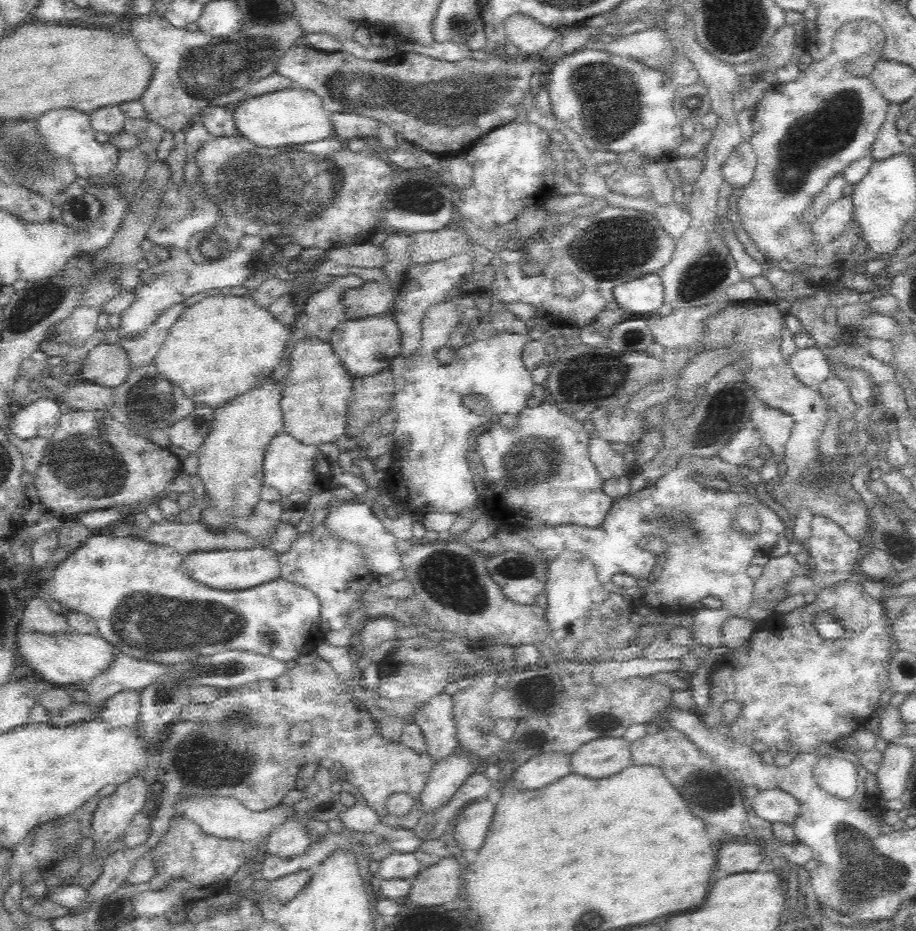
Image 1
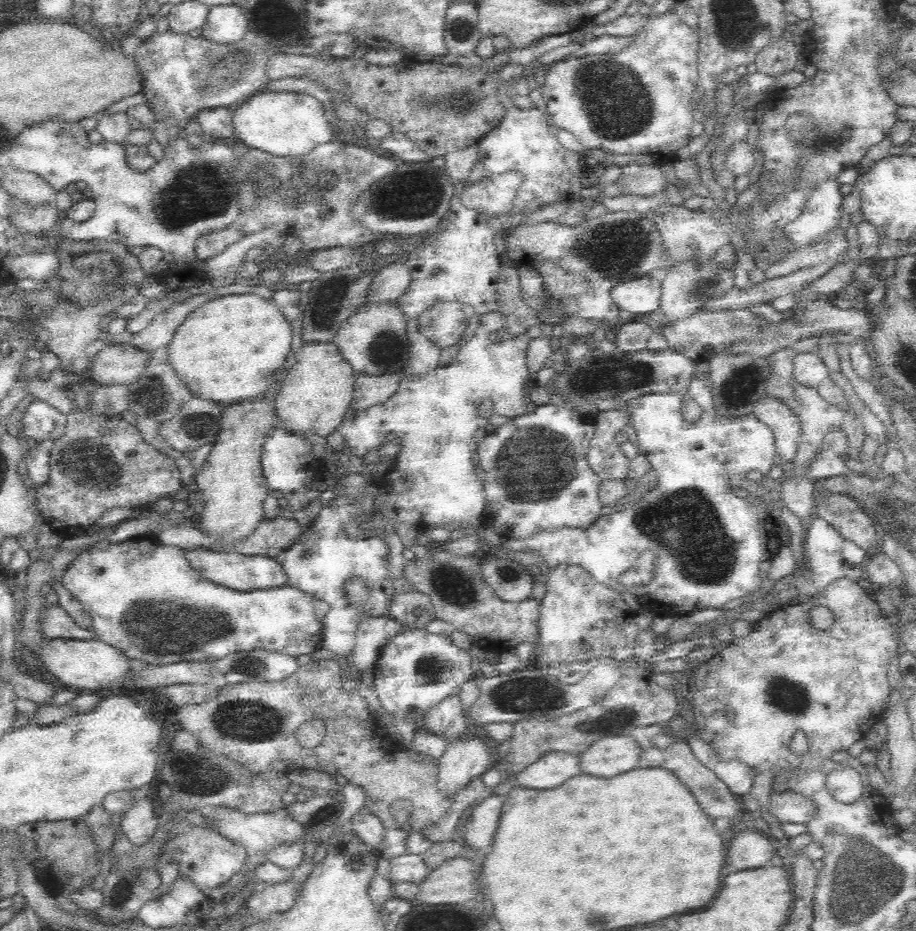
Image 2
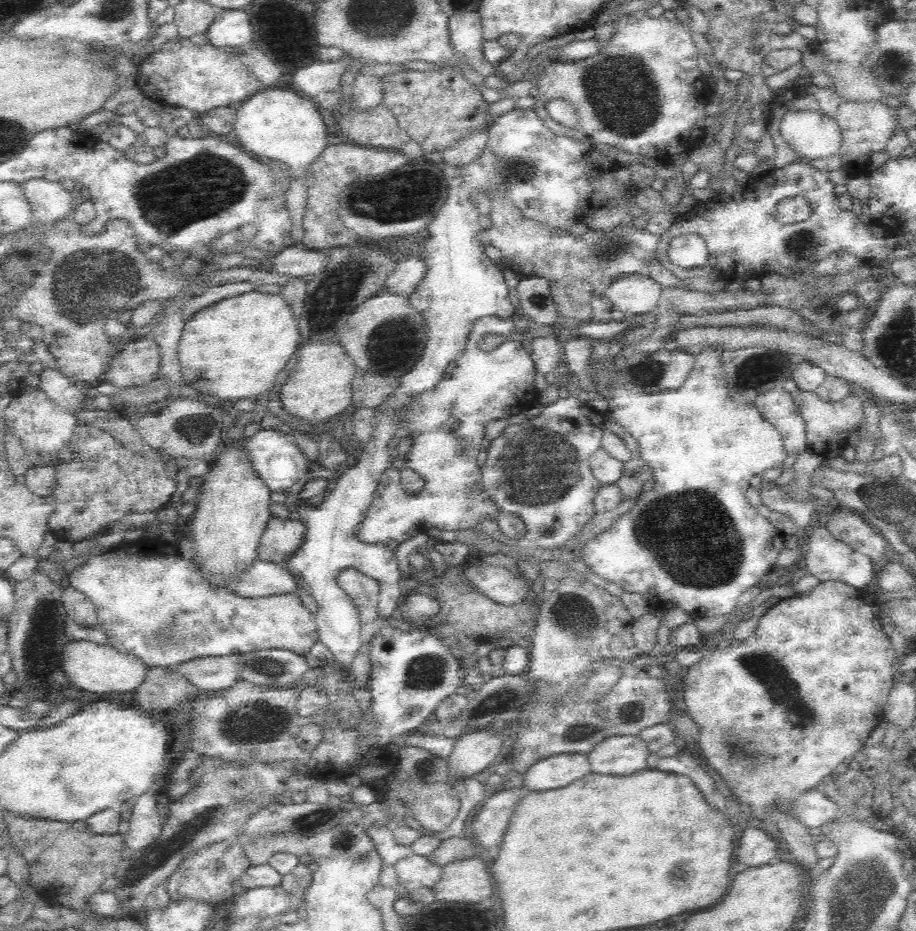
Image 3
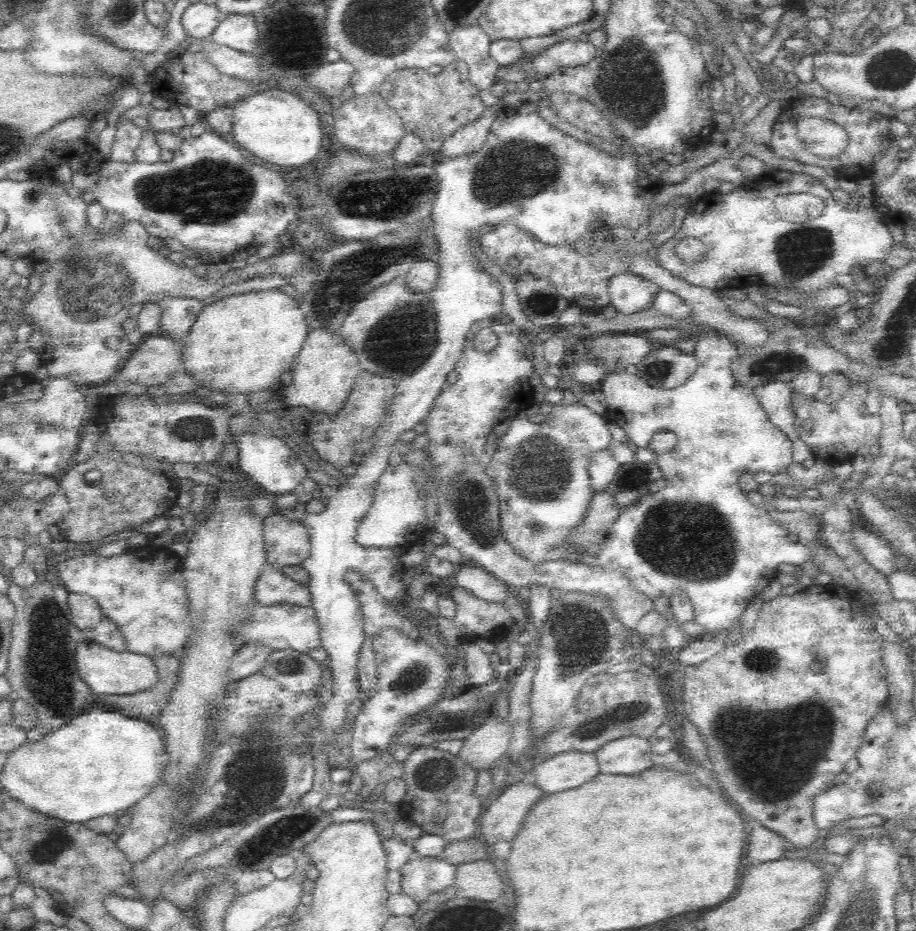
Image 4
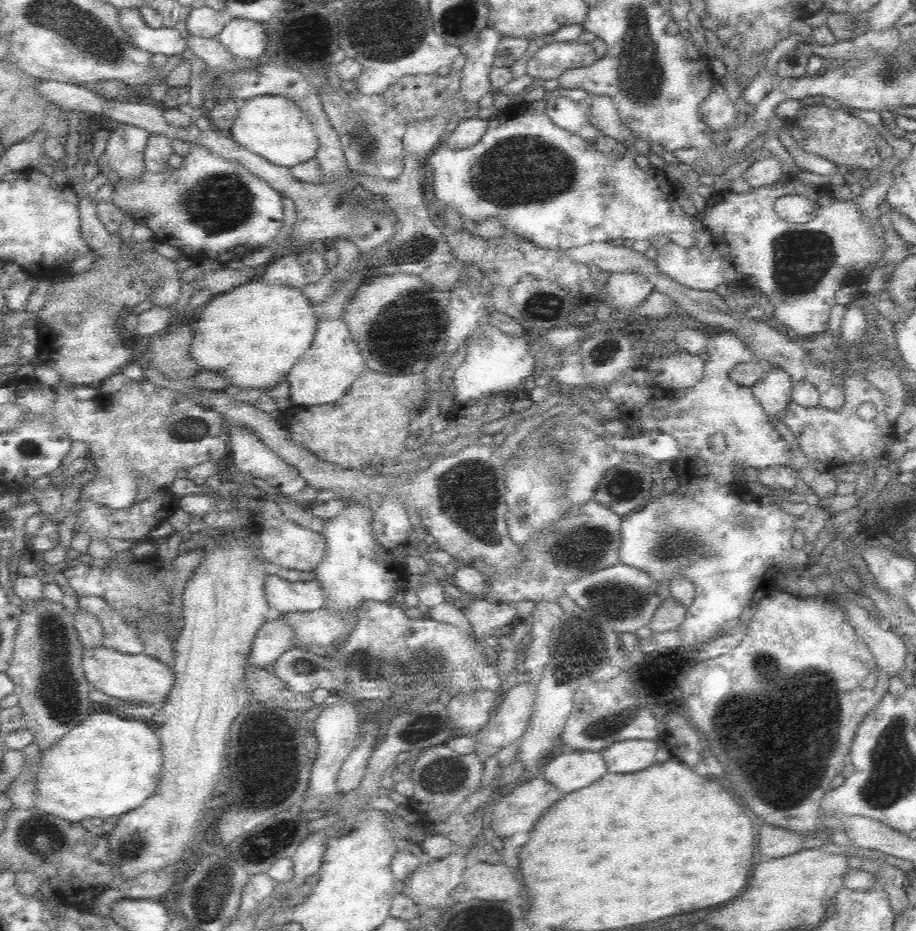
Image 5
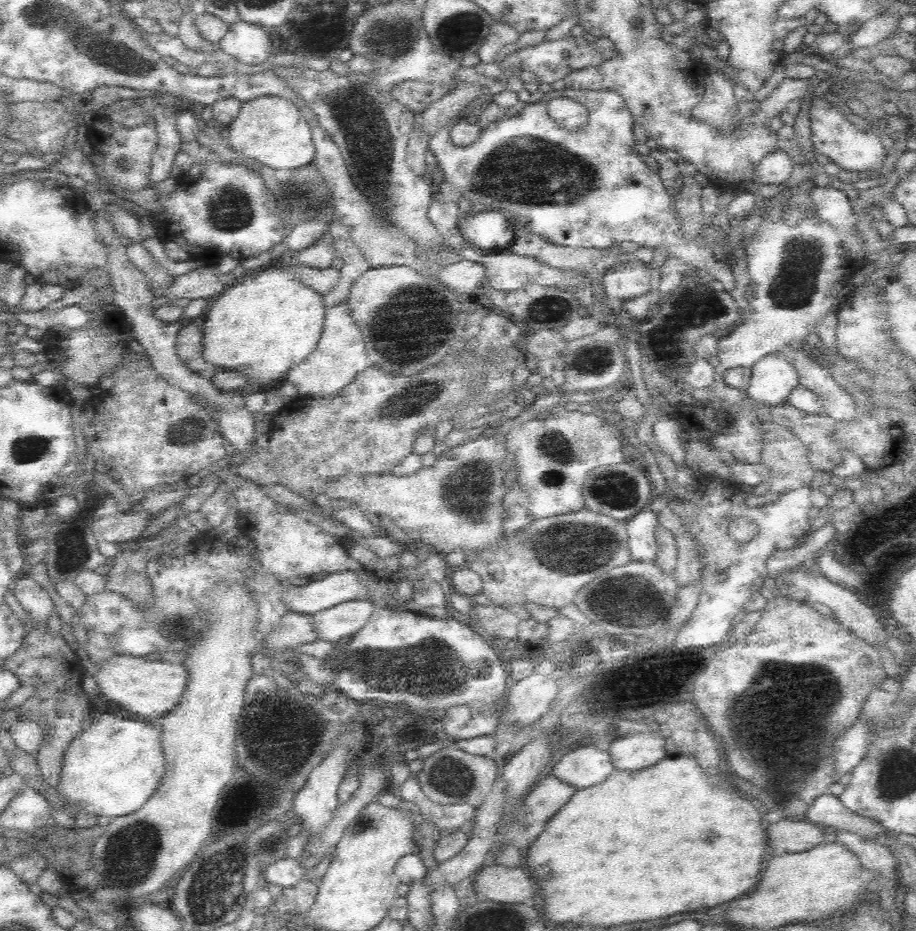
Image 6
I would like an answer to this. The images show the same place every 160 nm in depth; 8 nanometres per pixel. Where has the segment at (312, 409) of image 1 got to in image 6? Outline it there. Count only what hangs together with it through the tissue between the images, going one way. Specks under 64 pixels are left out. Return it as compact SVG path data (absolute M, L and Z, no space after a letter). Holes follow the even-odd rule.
M346 303L326 309L324 320L324 330L315 350L304 362L292 368L284 378L295 386L300 398L334 398L347 384L352 383L360 372L372 366L364 350L364 338L360 334L360 328L354 324Z

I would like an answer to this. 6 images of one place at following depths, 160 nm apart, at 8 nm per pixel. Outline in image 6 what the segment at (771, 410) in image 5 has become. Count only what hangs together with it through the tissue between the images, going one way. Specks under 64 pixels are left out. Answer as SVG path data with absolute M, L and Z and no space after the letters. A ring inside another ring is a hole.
M770 354L751 367L752 378L747 389L747 396L756 406L770 408L787 402L792 390L799 385L799 375L791 358L784 354Z

